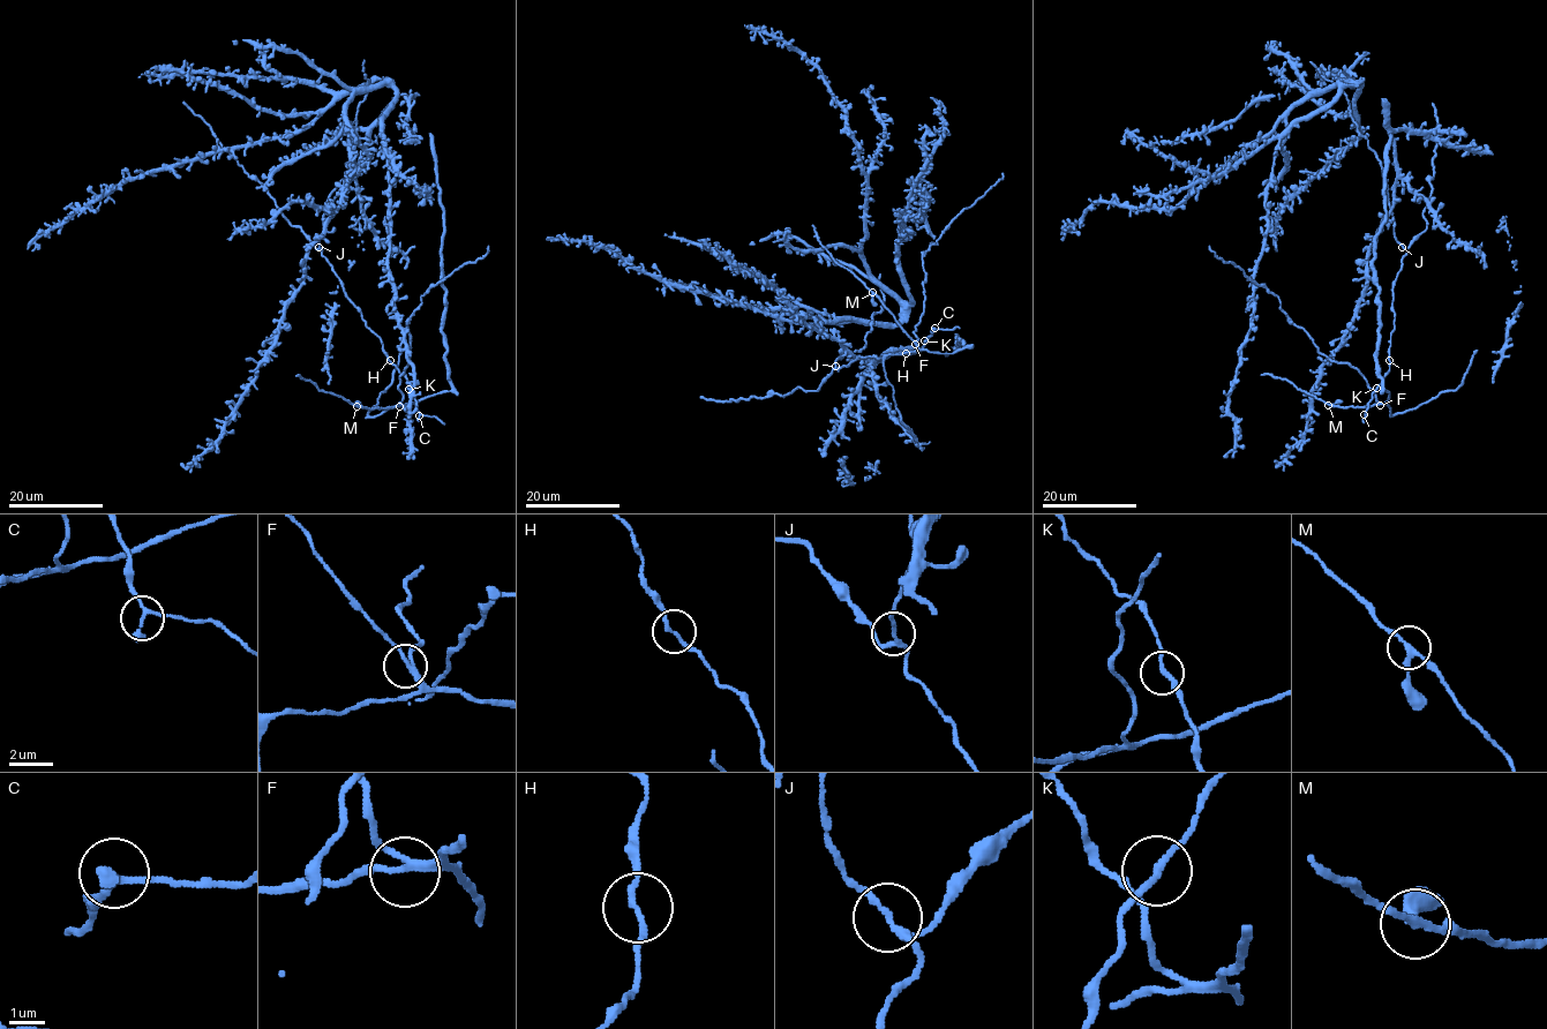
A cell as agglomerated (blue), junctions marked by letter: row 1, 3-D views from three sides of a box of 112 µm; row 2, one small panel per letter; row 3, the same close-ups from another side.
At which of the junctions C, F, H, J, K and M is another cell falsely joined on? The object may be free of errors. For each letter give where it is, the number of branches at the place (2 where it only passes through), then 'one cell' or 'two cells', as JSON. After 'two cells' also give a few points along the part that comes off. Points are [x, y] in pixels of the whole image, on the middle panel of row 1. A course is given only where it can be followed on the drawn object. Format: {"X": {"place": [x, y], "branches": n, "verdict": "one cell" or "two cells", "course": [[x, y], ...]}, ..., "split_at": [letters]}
{"C": {"place": [935, 328], "branches": 2, "verdict": "one cell"}, "F": {"place": [915, 344], "branches": 3, "verdict": "one cell"}, "H": {"place": [906, 353], "branches": 2, "verdict": "one cell"}, "J": {"place": [835, 366], "branches": 3, "verdict": "one cell"}, "K": {"place": [924, 340], "branches": 2, "verdict": "one cell"}, "M": {"place": [872, 292], "branches": 3, "verdict": "one cell"}, "split_at": []}

